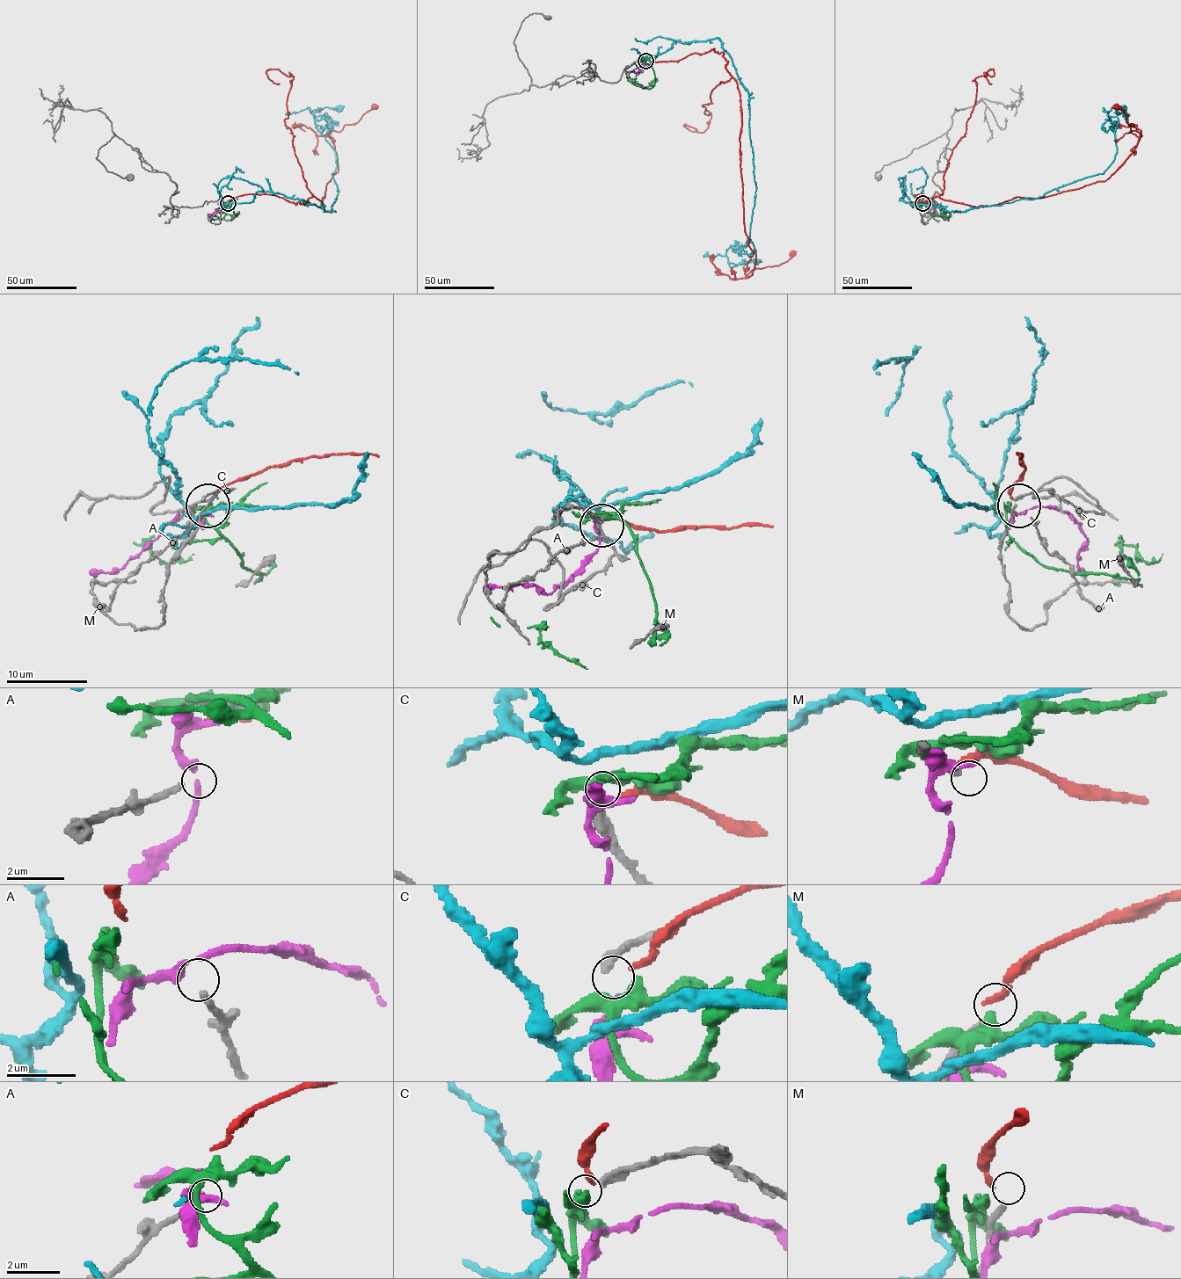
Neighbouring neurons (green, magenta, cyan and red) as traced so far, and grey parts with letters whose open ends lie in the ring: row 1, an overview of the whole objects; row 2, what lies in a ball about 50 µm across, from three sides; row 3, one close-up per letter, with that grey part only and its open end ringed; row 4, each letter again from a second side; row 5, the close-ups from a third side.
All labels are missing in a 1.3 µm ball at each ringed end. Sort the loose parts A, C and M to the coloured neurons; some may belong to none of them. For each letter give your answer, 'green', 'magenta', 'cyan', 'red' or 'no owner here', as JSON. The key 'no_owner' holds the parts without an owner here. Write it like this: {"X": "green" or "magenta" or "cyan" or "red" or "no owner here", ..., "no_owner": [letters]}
{"A": "no owner here", "C": "green", "M": "no owner here", "no_owner": ["A", "M"]}

